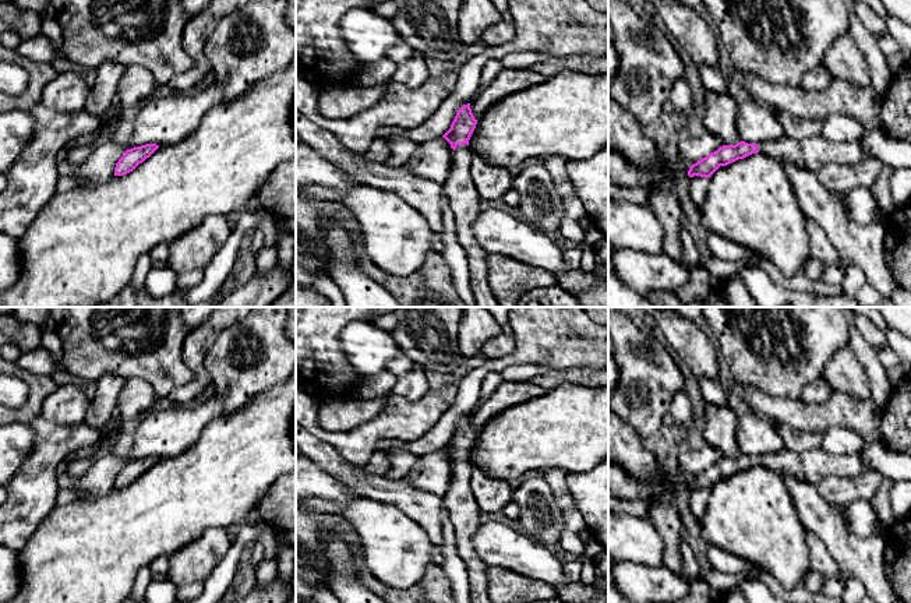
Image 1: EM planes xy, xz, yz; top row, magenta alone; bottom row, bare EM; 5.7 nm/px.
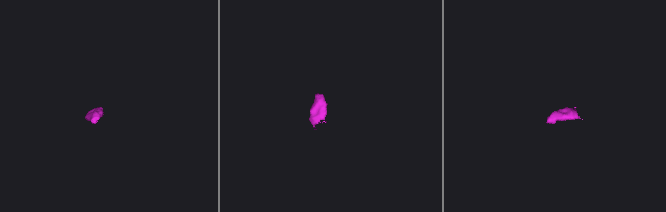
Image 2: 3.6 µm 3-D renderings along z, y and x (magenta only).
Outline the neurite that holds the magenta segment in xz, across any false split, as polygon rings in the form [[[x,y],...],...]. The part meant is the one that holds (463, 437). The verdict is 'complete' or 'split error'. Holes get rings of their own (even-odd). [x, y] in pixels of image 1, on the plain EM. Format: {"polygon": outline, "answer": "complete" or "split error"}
{"polygon": [[[467,416],[458,423],[451,441],[442,448],[453,462],[451,469],[452,480],[444,502],[449,509],[451,522],[455,529],[455,546],[467,568],[472,602],[492,603],[487,590],[488,565],[479,558],[473,547],[473,536],[483,525],[481,511],[470,489],[470,477],[474,468],[469,461],[469,452],[476,437],[477,433],[472,426],[470,416]]], "answer": "split error"}

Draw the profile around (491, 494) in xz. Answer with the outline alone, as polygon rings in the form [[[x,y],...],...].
[[[473,469],[470,489],[483,514],[502,511],[513,500],[513,491],[506,480],[487,476],[480,469]]]

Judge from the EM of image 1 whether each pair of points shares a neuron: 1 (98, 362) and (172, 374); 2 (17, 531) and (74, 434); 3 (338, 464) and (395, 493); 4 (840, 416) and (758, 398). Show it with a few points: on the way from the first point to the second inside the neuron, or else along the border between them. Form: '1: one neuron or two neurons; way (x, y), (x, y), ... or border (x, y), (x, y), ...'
1: one neuron; way (116, 362), (154, 362)
2: one neuron; way (25, 507), (39, 469), (50, 458)
3: one neuron; way (352, 476), (366, 485), (381, 489)
4: one neuron; way (819, 416), (800, 416), (793, 412), (779, 411)

